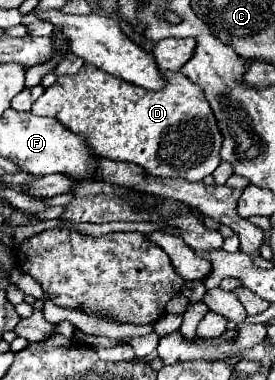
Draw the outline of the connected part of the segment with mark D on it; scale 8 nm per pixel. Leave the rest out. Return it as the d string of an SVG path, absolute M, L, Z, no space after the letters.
M83 65L75 77L61 77L51 87L47 87L45 93L33 103L31 113L43 117L55 117L73 133L83 135L87 147L97 157L141 165L149 175L155 177L203 181L203 177L211 175L221 163L219 149L223 137L219 133L217 119L211 113L211 107L203 97L203 91L195 83L191 83L183 73L169 71L167 79L169 79L167 87L155 93L155 91L135 87L127 81L121 81L93 65Z

